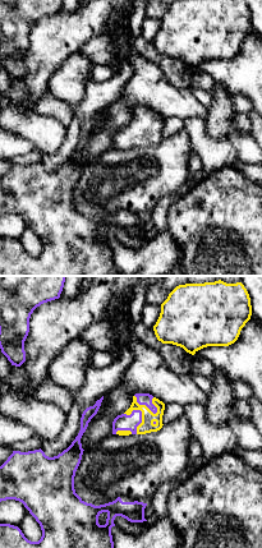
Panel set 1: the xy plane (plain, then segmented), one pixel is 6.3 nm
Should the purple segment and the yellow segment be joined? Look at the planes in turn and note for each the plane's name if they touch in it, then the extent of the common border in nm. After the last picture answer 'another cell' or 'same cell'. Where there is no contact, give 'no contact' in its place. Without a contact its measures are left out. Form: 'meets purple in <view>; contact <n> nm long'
meets purple in xy; contact 190 nm long

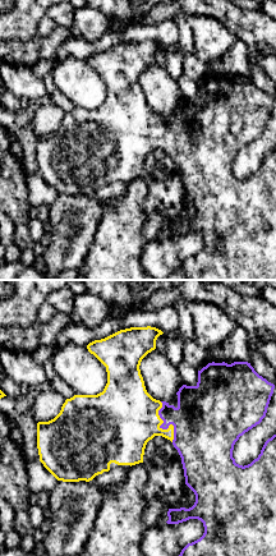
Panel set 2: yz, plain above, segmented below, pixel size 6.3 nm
meets purple in yz; contact 260 nm long

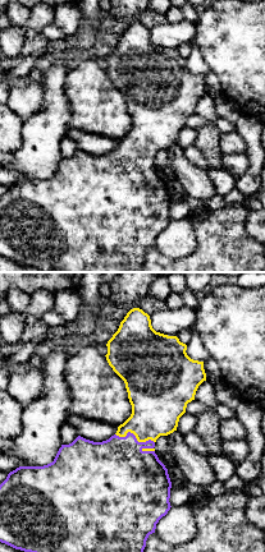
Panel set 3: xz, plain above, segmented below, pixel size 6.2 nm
meets purple in xz; contact 260 nm long

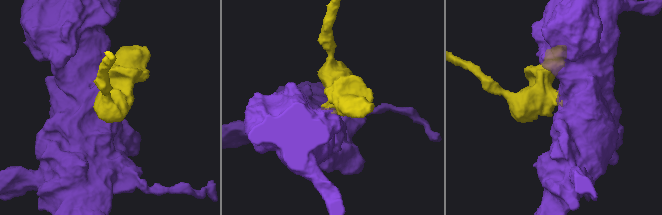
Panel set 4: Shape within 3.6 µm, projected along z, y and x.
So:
same cell

